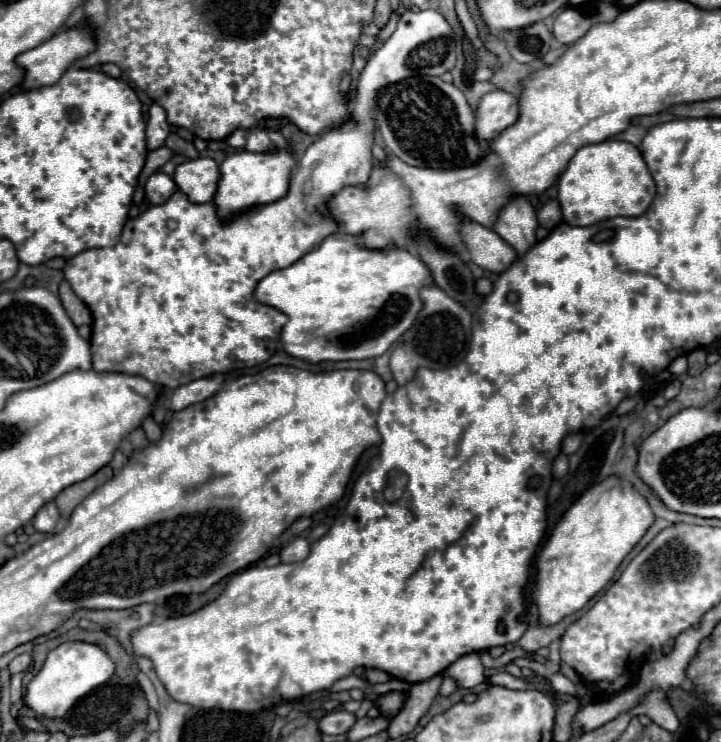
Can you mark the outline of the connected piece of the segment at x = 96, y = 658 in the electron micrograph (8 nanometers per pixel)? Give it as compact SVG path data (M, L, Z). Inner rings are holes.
M88 642L62 644L52 652L48 652L42 670L30 680L22 700L40 720L62 718L78 698L86 696L100 684L106 684L112 674L114 674L114 660L100 646Z

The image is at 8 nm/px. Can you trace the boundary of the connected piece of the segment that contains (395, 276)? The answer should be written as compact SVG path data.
M334 232L330 234L328 238L324 238L324 242L310 250L308 254L304 254L300 260L296 260L292 266L288 268L282 268L282 270L276 270L276 272L270 272L264 280L258 282L256 286L256 292L254 292L254 298L260 302L260 304L266 304L266 306L272 306L276 310L280 310L282 314L288 316L288 322L284 324L282 328L282 334L280 334L280 346L284 348L284 352L288 352L290 356L294 358L300 358L300 360L306 360L306 362L312 362L312 364L318 364L318 362L338 362L338 360L364 360L364 358L376 358L376 356L382 356L392 344L394 340L398 340L416 320L416 314L420 312L422 304L420 304L420 296L418 296L418 290L424 286L424 284L432 284L432 278L428 276L428 268L424 268L424 262L414 256L410 250L406 248L384 248L384 252L364 252L364 248L360 248L360 244L356 244L356 240L352 240L352 236L348 236L346 232Z

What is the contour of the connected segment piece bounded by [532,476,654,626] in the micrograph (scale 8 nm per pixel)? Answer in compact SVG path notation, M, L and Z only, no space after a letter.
M610 476L588 488L578 502L566 510L536 558L532 600L538 606L538 624L554 626L584 608L590 598L612 580L624 556L638 544L652 522L654 514L648 502L634 492L626 480Z

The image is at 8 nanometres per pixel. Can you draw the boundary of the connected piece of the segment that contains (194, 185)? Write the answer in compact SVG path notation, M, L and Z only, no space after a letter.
M210 158L188 160L176 168L174 182L178 190L188 196L190 202L194 204L210 202L216 194L218 164Z

